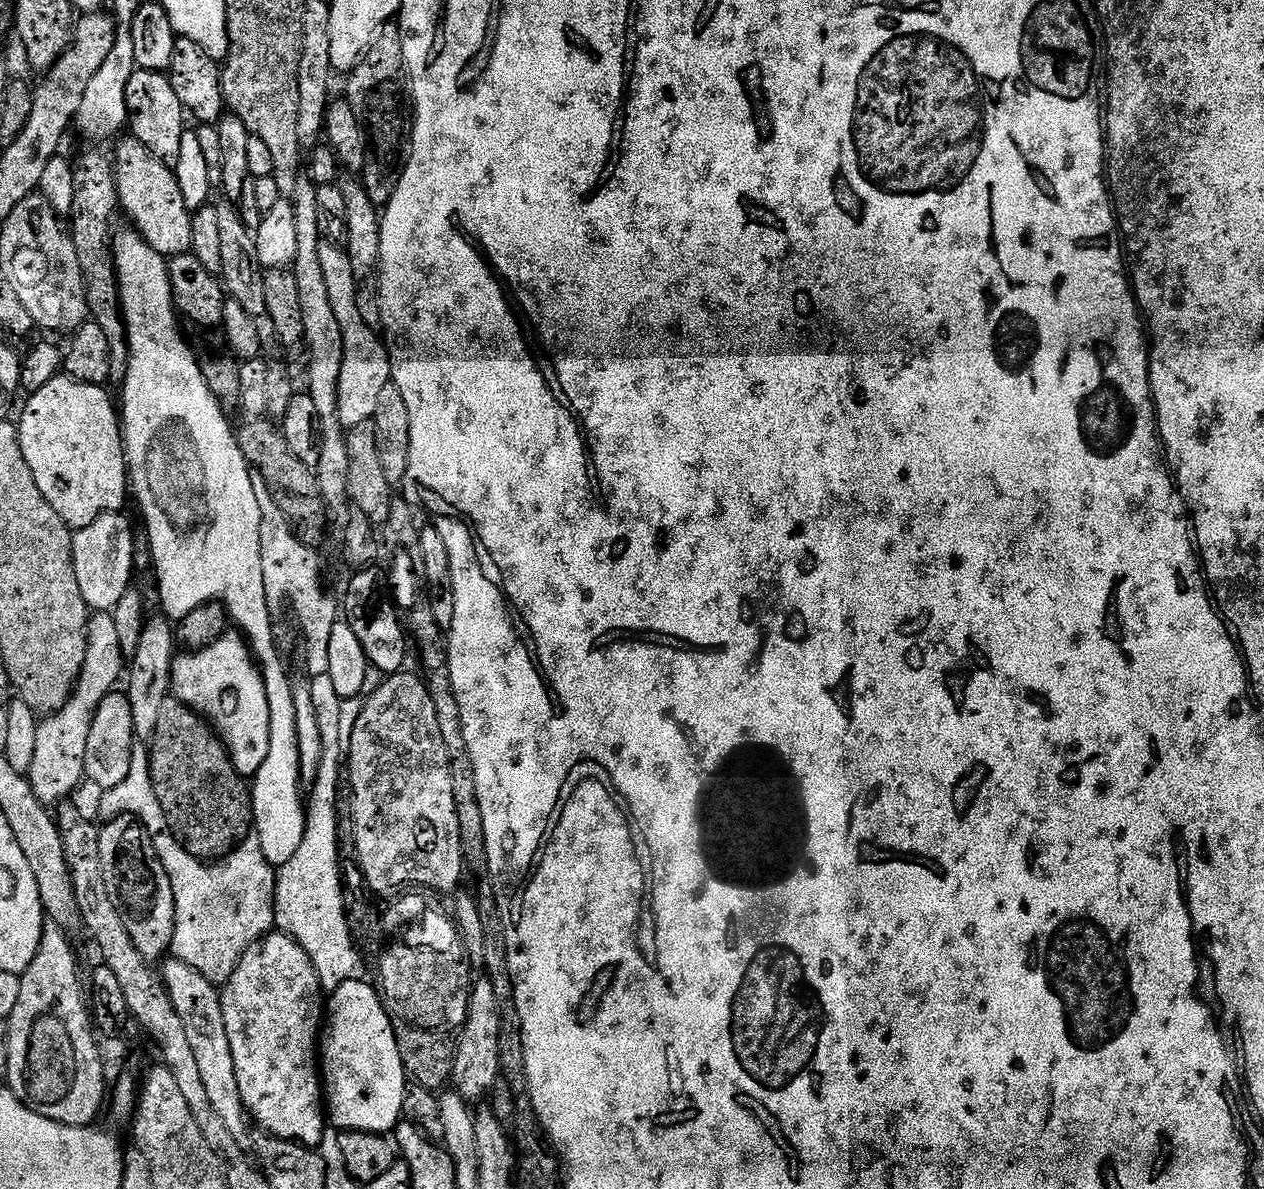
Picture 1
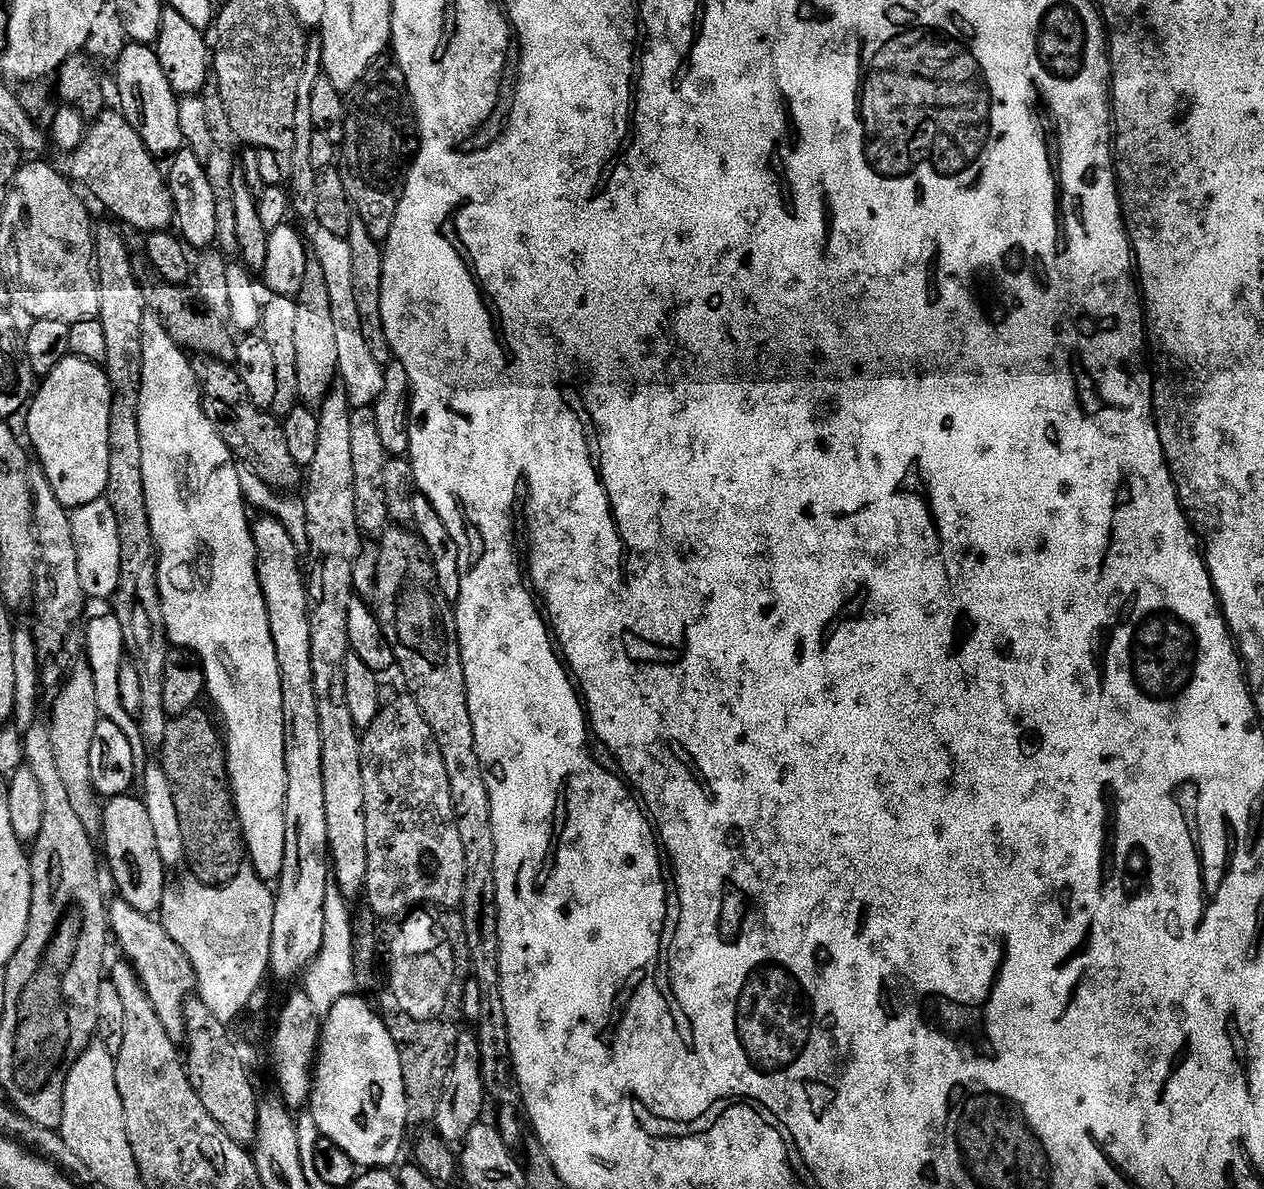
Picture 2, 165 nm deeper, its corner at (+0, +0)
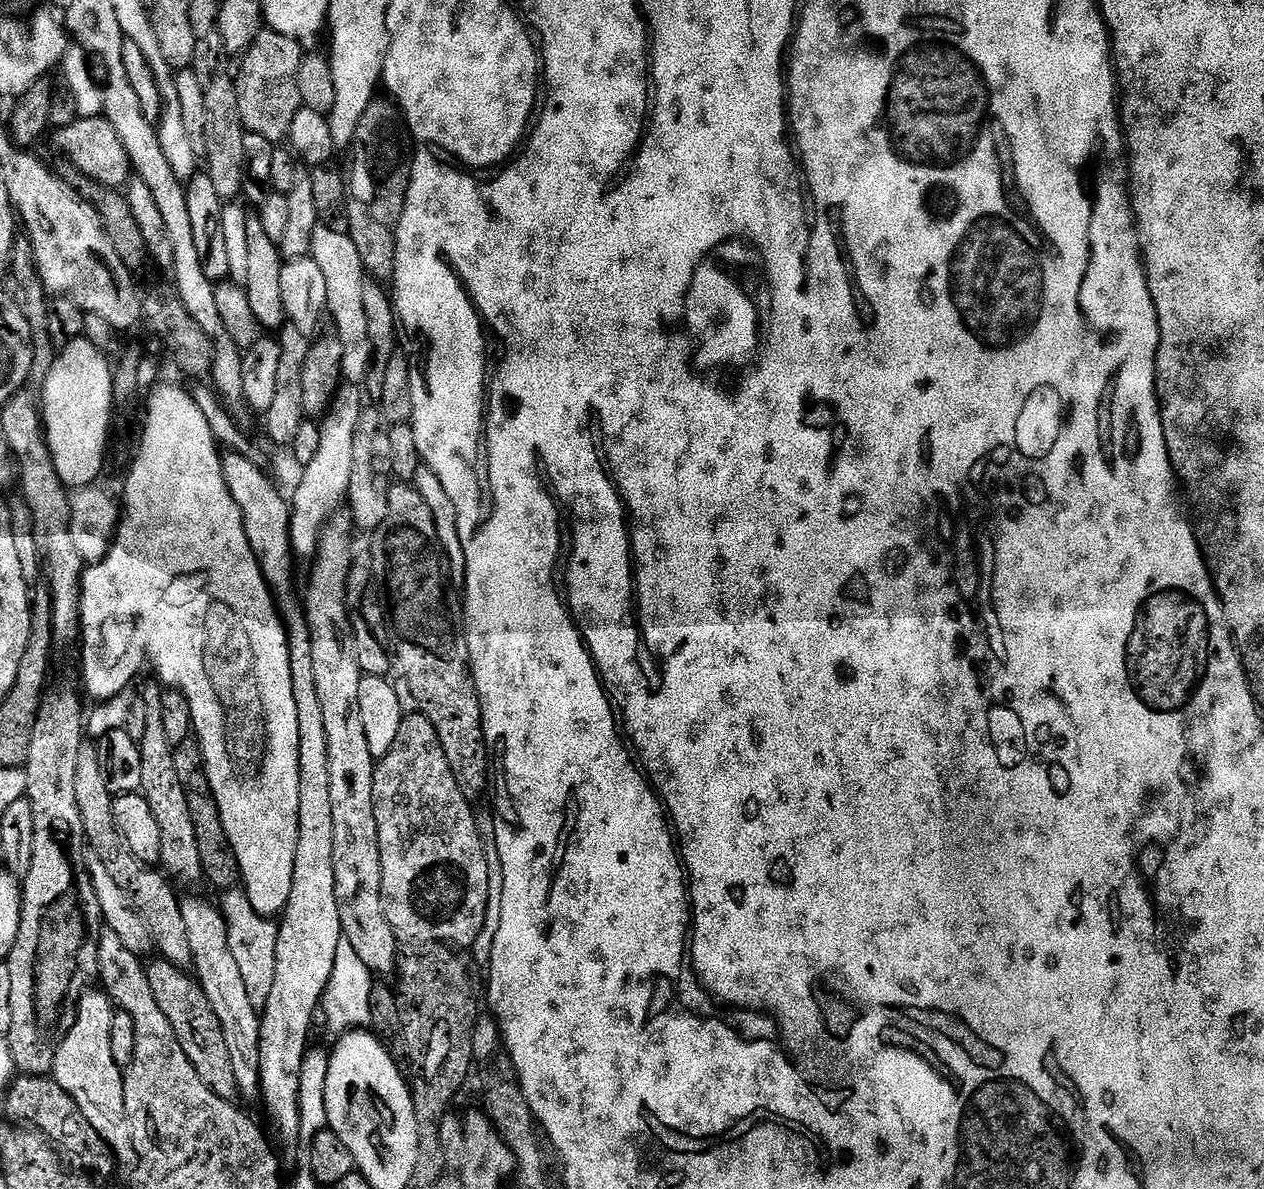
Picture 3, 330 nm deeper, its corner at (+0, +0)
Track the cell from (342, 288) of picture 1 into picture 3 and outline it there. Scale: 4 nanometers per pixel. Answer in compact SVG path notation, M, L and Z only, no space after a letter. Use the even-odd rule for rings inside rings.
M317 226L312 235L310 259L316 263L325 279L327 315L336 323L335 335L341 344L341 370L349 385L360 386L370 375L372 350L368 347L366 316L362 310L362 294L366 290L366 273L354 250L354 242L343 231L335 232L332 226Z

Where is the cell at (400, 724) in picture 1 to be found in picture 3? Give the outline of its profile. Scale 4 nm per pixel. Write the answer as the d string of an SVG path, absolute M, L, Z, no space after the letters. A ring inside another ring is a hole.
M419 714L405 715L398 726L394 746L375 761L372 769L372 817L376 820L376 840L380 844L380 910L383 923L390 926L401 945L428 944L424 946L468 950L486 926L484 856L472 848L476 840L476 820L464 812L467 803L469 801L456 785L430 722Z

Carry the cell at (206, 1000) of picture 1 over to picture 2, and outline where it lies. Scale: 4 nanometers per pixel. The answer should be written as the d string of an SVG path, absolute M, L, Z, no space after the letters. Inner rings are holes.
M113 900L108 904L108 926L115 943L117 940L124 951L123 959L138 974L140 984L146 990L154 1006L154 1014L158 1014L158 1022L162 1022L166 1034L177 1042L187 1041L189 1031L184 1021L184 1003L197 991L191 960L170 938L155 915L134 910L125 900Z

